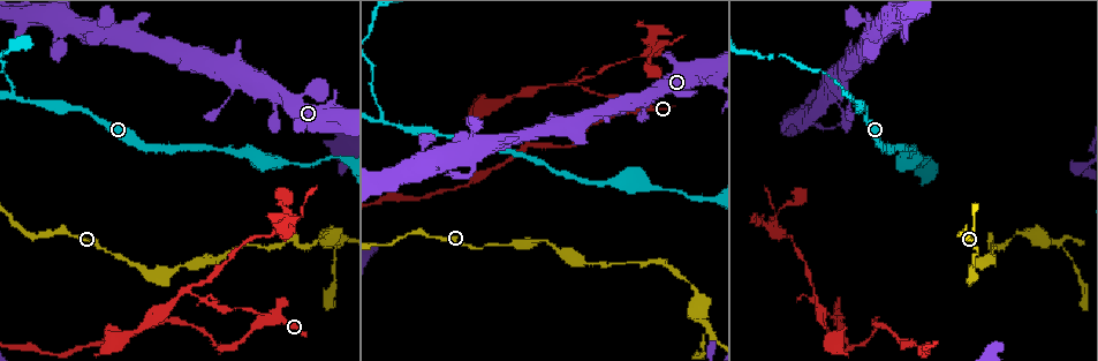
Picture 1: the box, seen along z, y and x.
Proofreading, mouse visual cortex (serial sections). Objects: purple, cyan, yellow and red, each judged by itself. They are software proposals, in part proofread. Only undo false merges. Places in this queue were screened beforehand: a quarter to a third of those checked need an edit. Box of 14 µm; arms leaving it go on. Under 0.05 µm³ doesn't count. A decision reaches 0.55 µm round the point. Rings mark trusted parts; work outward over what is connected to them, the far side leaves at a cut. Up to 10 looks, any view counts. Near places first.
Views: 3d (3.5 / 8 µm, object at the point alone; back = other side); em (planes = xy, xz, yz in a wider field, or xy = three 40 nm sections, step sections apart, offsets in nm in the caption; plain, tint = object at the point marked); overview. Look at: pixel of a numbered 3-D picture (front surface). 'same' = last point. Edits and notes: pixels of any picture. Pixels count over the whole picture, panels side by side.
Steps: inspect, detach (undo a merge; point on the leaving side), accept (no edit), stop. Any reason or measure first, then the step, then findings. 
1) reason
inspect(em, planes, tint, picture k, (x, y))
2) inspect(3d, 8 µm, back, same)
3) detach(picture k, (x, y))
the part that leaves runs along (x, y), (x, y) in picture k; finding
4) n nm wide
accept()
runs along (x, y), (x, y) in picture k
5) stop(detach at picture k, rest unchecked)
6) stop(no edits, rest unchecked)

thick turns thin
inspect(3d, 3.5 µm, back, picture 1, (838, 320))

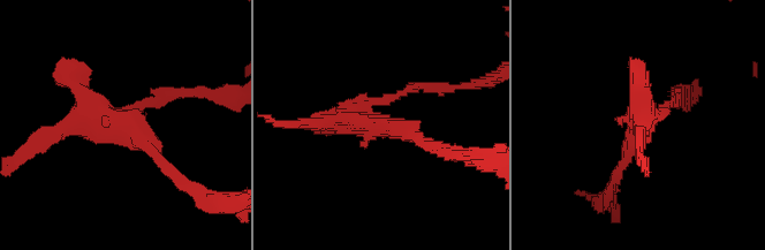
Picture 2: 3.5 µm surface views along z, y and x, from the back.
3 arms; arms of 150, 200, 200 nm
inspect(em, xy, step 5, tint, picture 2, (129, 128))

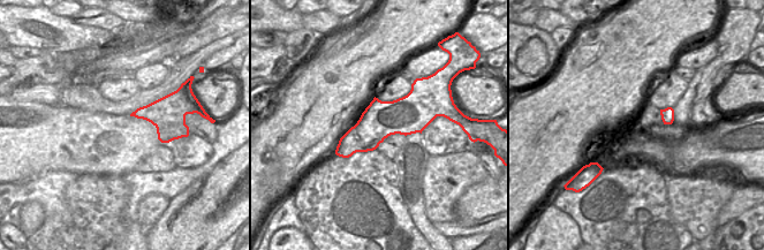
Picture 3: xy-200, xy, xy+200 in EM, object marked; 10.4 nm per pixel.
detach(picture 2, (149, 101))
the part that leaves runs along (355, 110), (415, 86), (457, 89) in picture 2; a second cell is stuck on

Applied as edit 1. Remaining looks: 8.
sudden change in width
inspect(3d, 3.5 µm, picture 1, (864, 114))

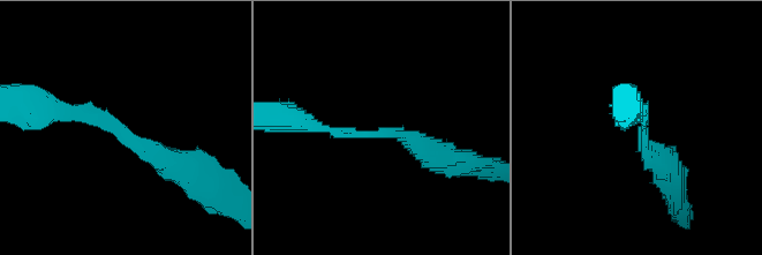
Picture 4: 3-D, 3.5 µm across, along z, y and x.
arms of 150, 350 nm; now the EM
inspect(em, xy, step 5, tint, picture 4, (645, 132))

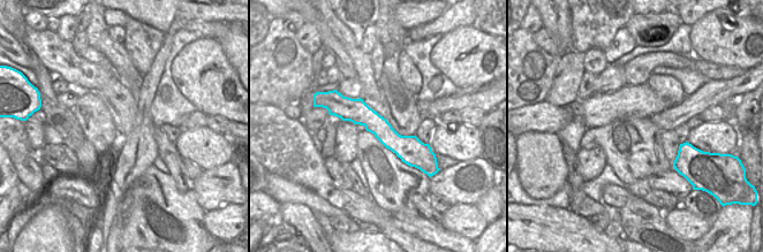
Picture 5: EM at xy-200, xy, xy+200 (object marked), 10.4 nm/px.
another direction
inspect(em, planes, tint, same)

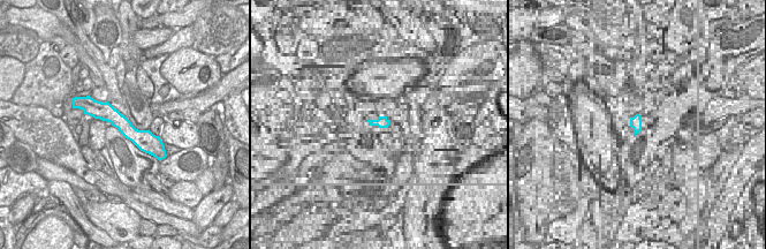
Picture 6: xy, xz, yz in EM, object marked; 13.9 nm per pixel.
accept()
runs along (182, 167), (115, 121), (51, 111) in picture 4; all the same cell

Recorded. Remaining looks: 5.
side arm on a straight run
inspect(3d, 3.5 µm, picture 1, (14, 96))

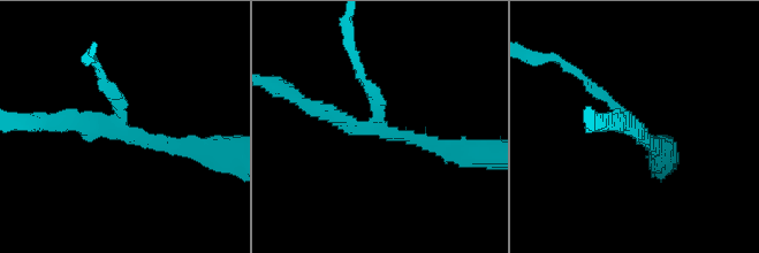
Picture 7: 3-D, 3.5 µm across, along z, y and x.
3 arms; arms of 150, 200, 200 nm
inspect(em, xy, step 5, tint, picture 7, (635, 127))

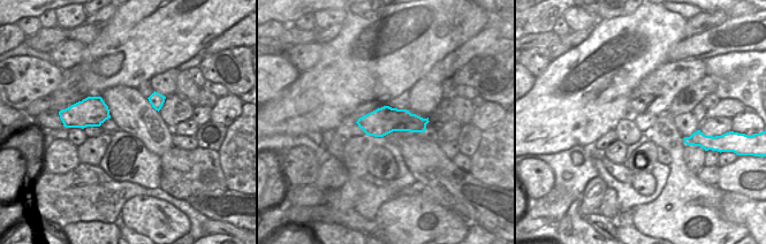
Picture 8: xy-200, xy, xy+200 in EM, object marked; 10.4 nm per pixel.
cut it another way
inspect(em, xy, step 2, tint, same)

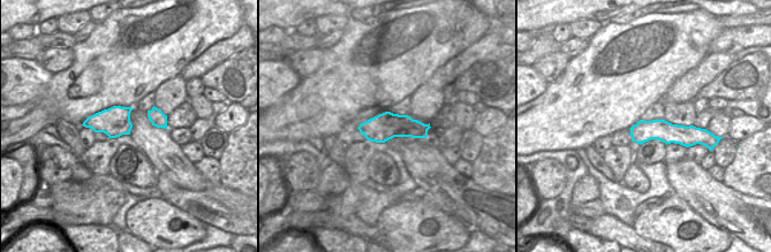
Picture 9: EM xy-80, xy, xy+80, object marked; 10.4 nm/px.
280 nm wide
detach(picture 7, (371, 89))
the part that leaves runs along (376, 120), (347, 39) in picture 7; a second cell is stuck on

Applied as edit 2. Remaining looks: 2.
stop(detach at picture 2, detach at picture 7, rest unchecked)

